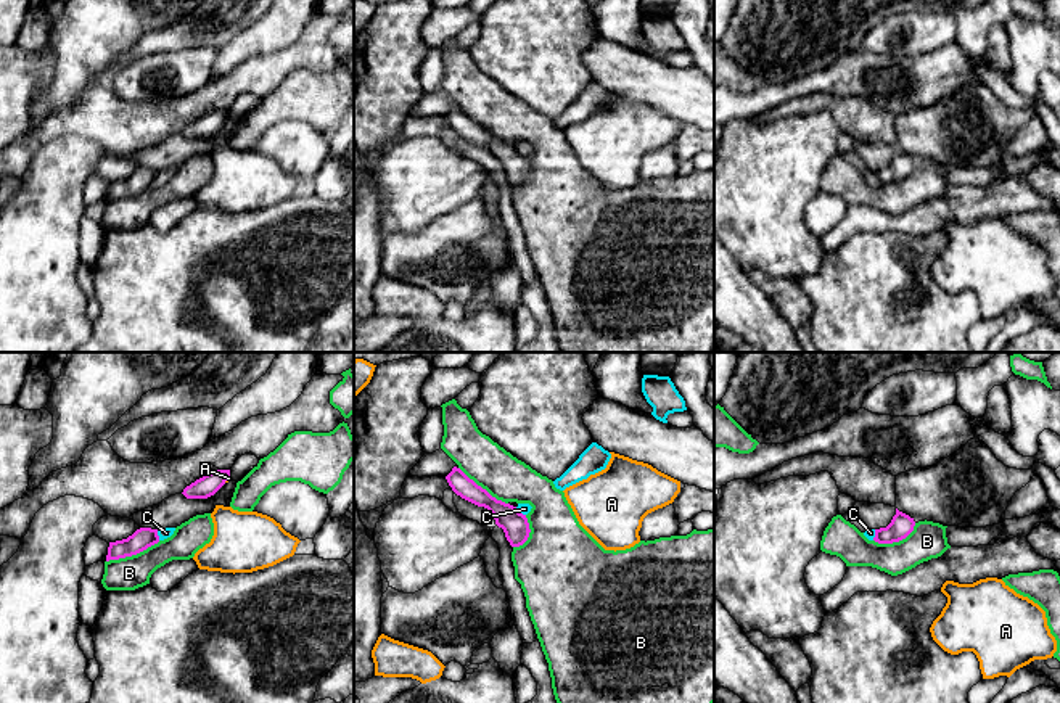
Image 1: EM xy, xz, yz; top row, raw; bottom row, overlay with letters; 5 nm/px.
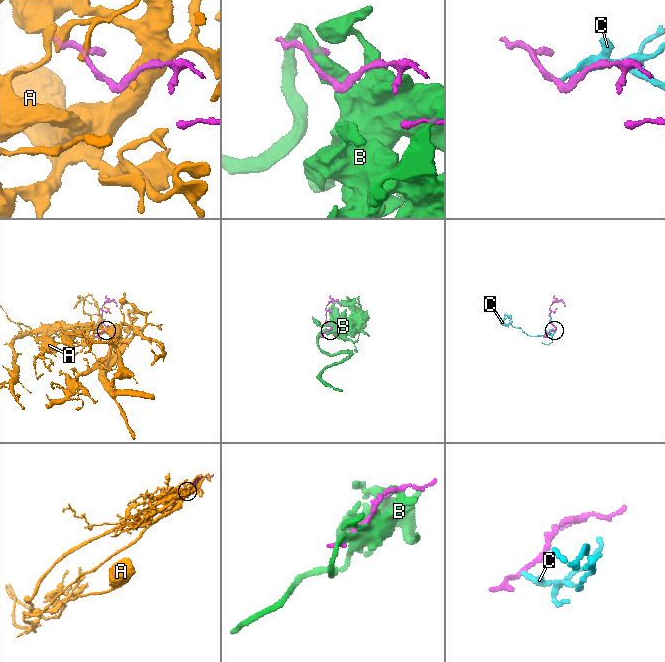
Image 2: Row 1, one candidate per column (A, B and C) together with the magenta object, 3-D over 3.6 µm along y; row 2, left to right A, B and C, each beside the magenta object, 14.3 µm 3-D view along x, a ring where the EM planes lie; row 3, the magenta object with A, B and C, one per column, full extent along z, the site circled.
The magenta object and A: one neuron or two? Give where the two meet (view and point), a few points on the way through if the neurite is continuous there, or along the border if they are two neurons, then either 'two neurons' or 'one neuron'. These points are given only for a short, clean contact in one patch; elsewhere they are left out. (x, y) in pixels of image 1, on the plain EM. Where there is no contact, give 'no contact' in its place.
meets magenta in xy at (225, 119); border along xy (229, 116), (224, 121); two neurons

